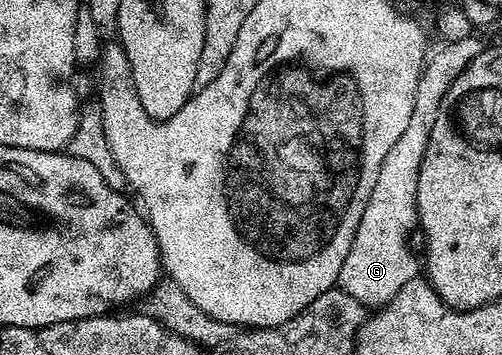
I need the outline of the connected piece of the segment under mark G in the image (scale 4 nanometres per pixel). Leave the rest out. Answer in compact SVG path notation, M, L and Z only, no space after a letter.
M470 36L468 38L455 38L446 41L445 46L441 46L437 51L428 55L426 64L421 69L419 76L419 88L415 88L415 108L411 112L411 120L407 120L407 128L403 136L399 136L399 141L391 147L391 152L383 156L383 164L379 168L379 176L375 180L375 188L367 191L369 199L363 208L363 216L359 220L359 228L355 232L355 240L351 240L351 252L347 252L347 260L343 260L343 268L339 272L337 281L340 289L346 290L351 296L364 303L367 308L380 308L386 302L390 302L407 284L411 277L409 271L409 218L411 222L411 184L416 184L419 180L419 170L423 164L423 158L427 152L427 142L431 136L431 130L435 124L435 118L439 116L439 108L443 104L443 96L455 84L455 80L479 56L479 52L484 50L486 39Z

